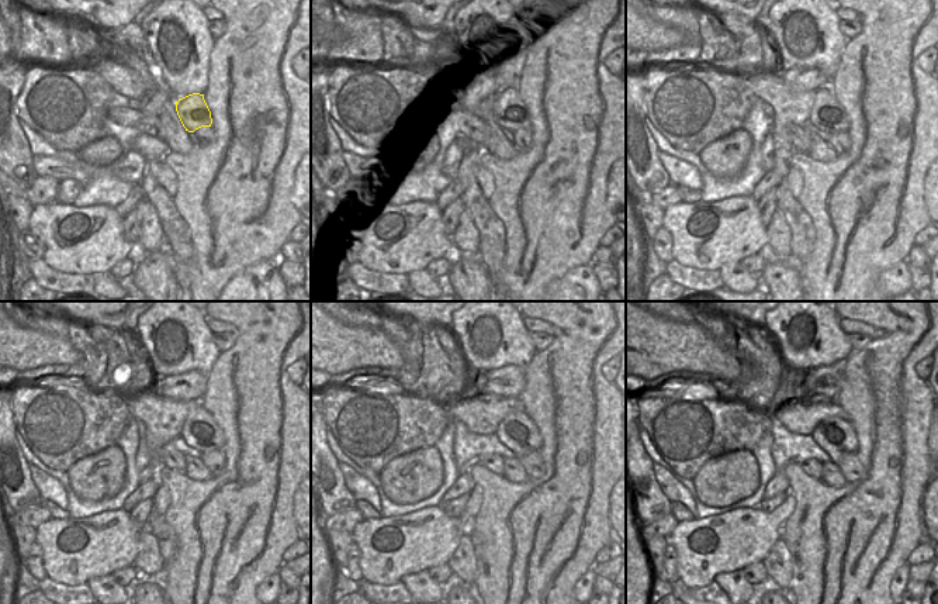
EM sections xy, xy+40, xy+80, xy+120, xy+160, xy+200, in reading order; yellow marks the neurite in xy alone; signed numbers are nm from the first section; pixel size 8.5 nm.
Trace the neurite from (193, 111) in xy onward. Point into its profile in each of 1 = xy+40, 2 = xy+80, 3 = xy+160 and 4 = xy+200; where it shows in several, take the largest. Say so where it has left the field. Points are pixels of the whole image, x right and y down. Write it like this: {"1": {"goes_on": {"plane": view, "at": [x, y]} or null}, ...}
{"1": {"goes_on": {"plane": "xy+40", "at": [509, 111]}}, "2": {"goes_on": {"plane": "xy+80", "at": [827, 116]}}, "3": {"goes_on": {"plane": "xy+160", "at": [516, 431]}}, "4": {"goes_on": {"plane": "xy+200", "at": [836, 435]}}}

